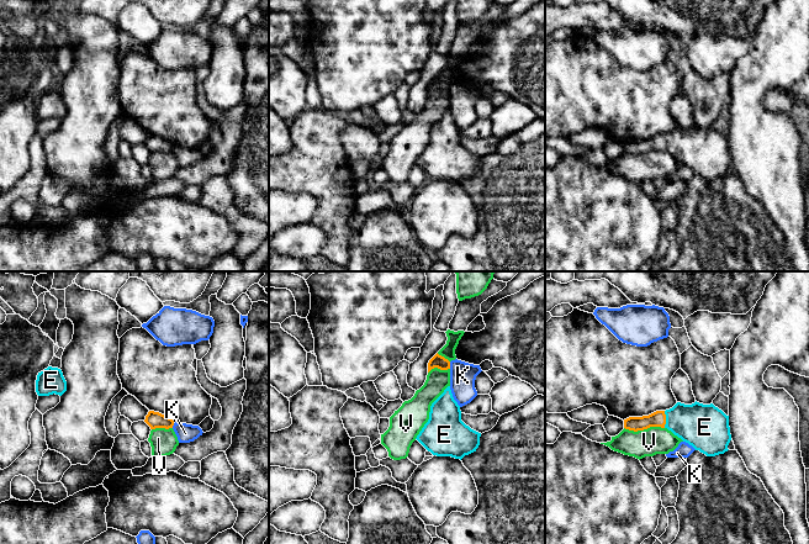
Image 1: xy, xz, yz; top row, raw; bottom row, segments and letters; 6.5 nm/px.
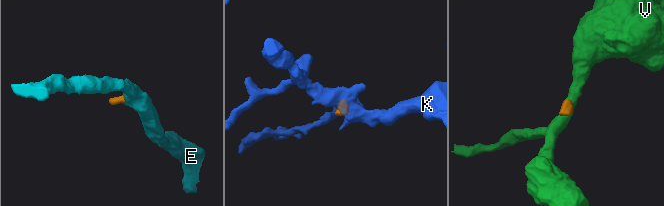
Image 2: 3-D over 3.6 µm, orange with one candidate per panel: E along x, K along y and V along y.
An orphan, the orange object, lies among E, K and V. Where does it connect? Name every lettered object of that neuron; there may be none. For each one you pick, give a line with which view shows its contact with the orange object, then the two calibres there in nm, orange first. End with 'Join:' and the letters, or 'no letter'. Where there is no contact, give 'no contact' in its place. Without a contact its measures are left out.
E: meets orange in yz; 100 nm thick on the orange side, 280 nm on the other
Join: E

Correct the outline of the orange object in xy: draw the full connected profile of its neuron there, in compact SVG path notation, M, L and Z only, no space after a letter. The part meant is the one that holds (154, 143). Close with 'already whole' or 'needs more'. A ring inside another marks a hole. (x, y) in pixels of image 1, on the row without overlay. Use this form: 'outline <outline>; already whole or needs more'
outline M149 134L146 139L144 146L150 150L150 153L155 152L173 152L174 144L159 136Z; already whole

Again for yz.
outline M677 126L666 134L624 143L624 152L629 154L638 155L650 150L667 152L707 180L724 178L729 174L728 169L731 164L729 139L713 127Z; needs more

